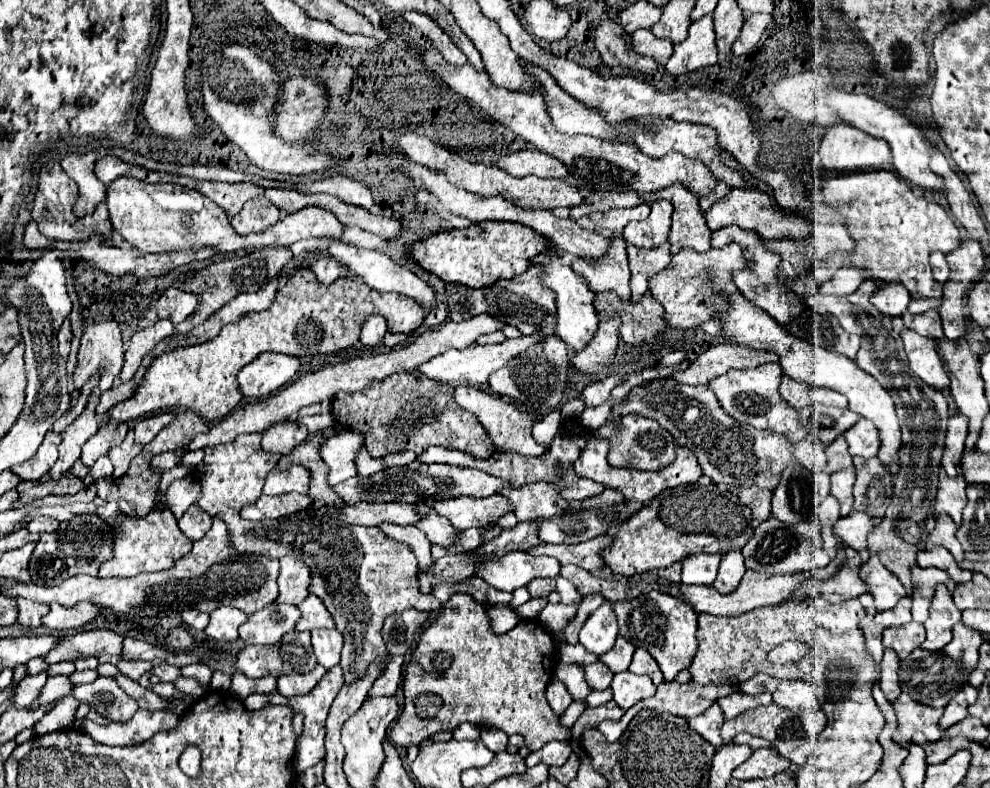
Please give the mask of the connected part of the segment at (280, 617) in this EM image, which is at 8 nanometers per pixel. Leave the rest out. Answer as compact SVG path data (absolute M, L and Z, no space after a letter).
M269 604L263 610L249 616L245 624L239 626L239 636L249 644L275 644L281 640L283 634L295 630L295 624L299 620L299 608L293 604Z

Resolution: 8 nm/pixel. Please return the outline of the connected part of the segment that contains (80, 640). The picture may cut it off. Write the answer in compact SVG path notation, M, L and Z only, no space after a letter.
M87 630L71 638L59 640L59 644L55 644L51 652L47 652L45 660L51 660L47 664L53 664L53 662L63 662L63 660L73 662L77 658L89 658L89 656L99 658L101 654L119 656L121 642L123 642L123 636L111 630Z

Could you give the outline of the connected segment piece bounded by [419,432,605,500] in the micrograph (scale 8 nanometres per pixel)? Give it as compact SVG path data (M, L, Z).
M559 432L557 440L553 442L553 446L545 454L541 454L537 458L527 458L527 456L511 454L511 452L495 452L489 458L475 458L469 452L461 452L461 450L455 450L455 448L443 448L443 446L427 448L419 458L421 458L421 462L429 462L429 464L431 462L443 462L443 464L461 466L461 468L479 468L479 470L485 470L491 476L499 476L499 478L507 480L511 486L523 486L523 484L533 484L533 482L553 482L553 484L561 486L563 498L567 498L567 500L583 500L583 498L601 494L605 490L603 484L597 484L597 482L587 480L587 478L579 478L575 474L575 470L573 470L573 462L577 460L579 450L583 448L583 444L585 444L583 438L569 440L567 436L563 436Z

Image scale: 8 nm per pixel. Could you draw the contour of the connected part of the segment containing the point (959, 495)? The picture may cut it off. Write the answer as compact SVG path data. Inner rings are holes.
M959 468L955 478L947 476L945 472L939 474L935 512L945 512L945 514L949 514L957 526L961 524L961 518L963 518L961 514L963 514L963 508L967 506L965 486L967 486L967 482L965 482L961 468Z

